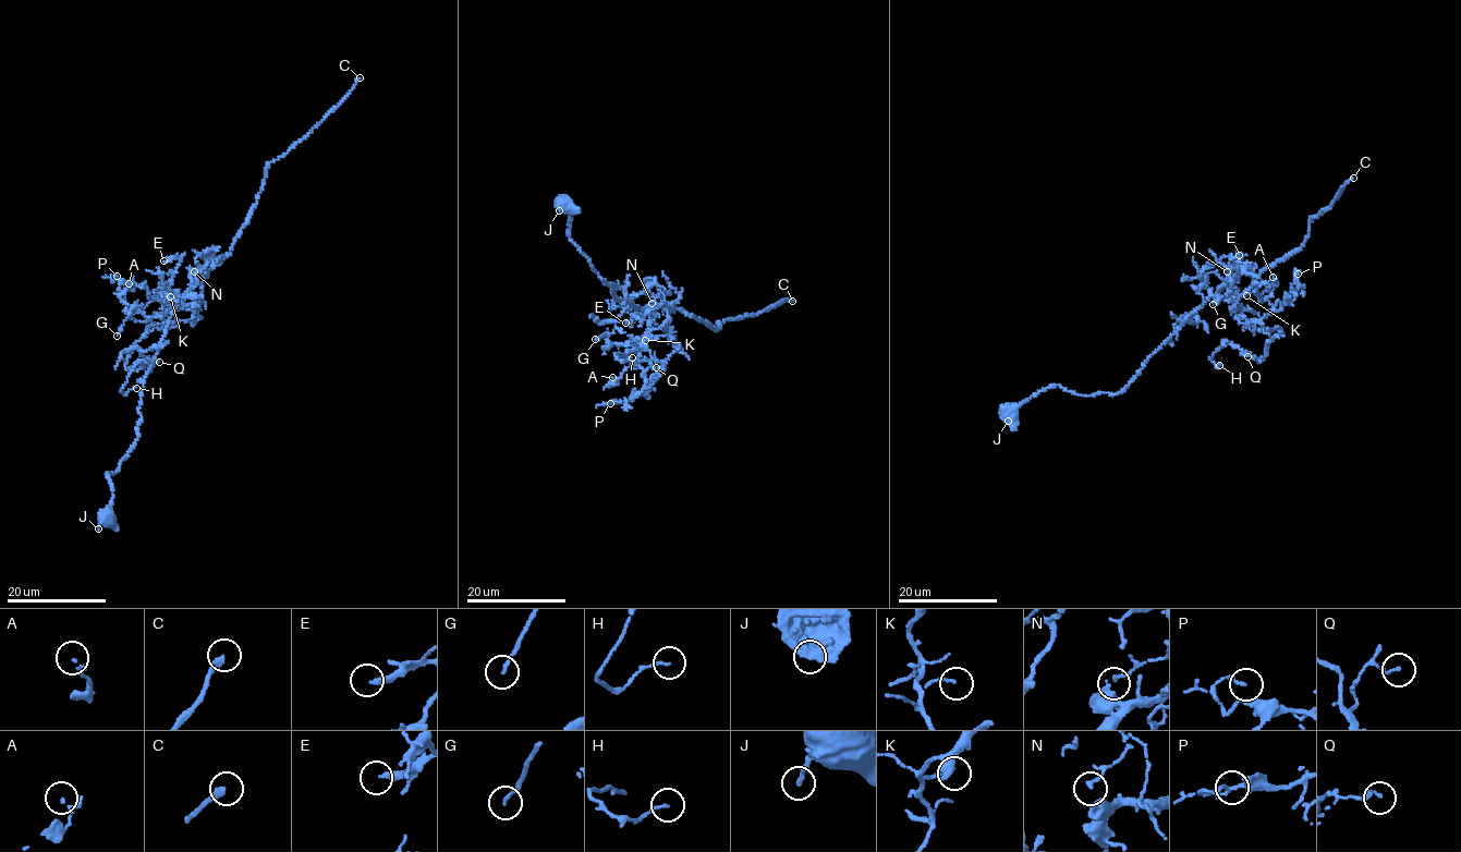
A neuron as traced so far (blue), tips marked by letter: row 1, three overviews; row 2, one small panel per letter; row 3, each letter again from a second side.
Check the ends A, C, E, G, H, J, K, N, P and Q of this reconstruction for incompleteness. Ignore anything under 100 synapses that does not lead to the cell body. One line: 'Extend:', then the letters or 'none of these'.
Extend: C

